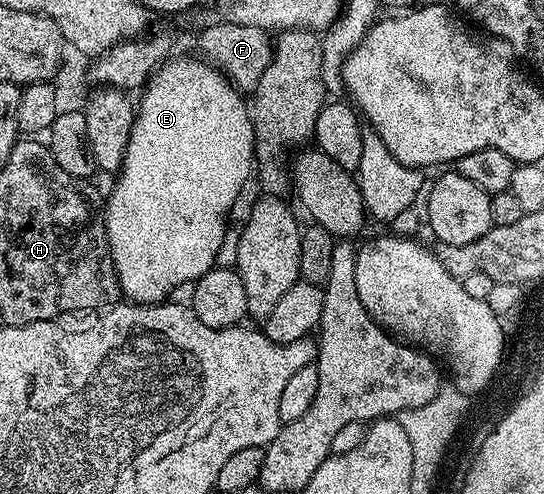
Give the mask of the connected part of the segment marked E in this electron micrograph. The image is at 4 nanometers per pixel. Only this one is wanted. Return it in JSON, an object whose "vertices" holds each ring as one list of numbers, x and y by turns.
{"vertices":[[172,57,163,63,142,91,143,99,138,99,137,113,133,132,129,136,129,144,125,152,123,169,114,179,115,187,105,198,105,217,107,219,107,243,111,249,111,259,115,271,119,274,119,289,124,299,135,304,154,304,172,297,178,286,194,284,205,272,209,272,218,263,219,249,227,231,227,223,237,196,244,193,247,177,252,177,255,162,255,124,252,111,243,103,244,95,236,90,231,79,206,60,195,58]]}

